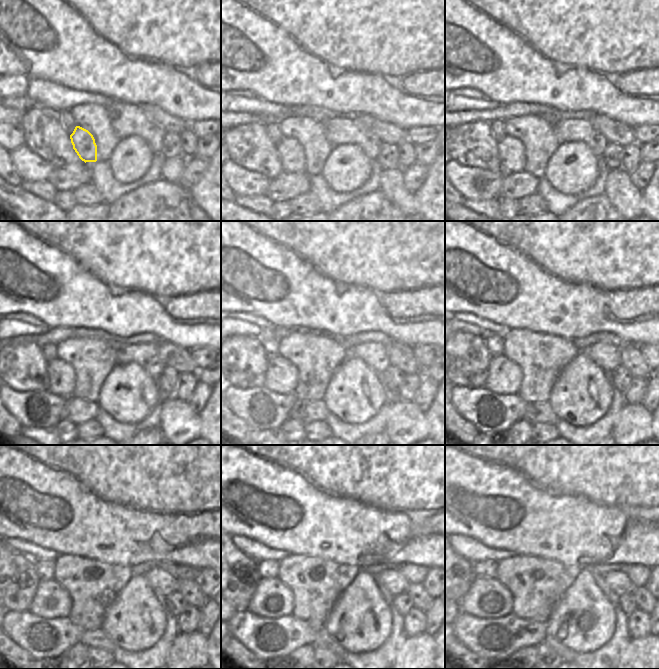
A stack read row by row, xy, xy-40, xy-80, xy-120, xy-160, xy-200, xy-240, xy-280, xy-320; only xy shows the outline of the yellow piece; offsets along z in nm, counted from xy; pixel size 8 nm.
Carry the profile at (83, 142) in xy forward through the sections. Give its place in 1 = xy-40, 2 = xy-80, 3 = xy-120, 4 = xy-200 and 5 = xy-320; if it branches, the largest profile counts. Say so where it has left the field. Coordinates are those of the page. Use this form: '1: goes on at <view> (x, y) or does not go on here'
1: goes on at xy-40 (290, 152)
2: goes on at xy-80 (511, 152)
3: goes on at xy-120 (60, 374)
4: goes on at xy-200 (503, 376)
5: goes on at xy-320 (486, 597)

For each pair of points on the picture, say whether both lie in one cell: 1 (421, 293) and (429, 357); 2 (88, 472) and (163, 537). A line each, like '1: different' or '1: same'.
1: different
2: same

